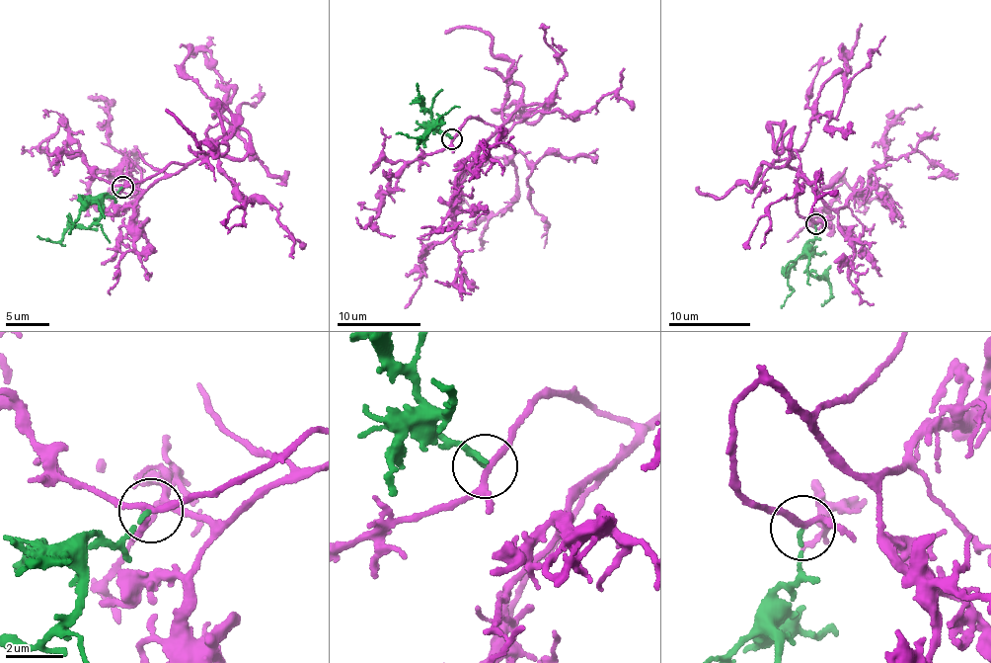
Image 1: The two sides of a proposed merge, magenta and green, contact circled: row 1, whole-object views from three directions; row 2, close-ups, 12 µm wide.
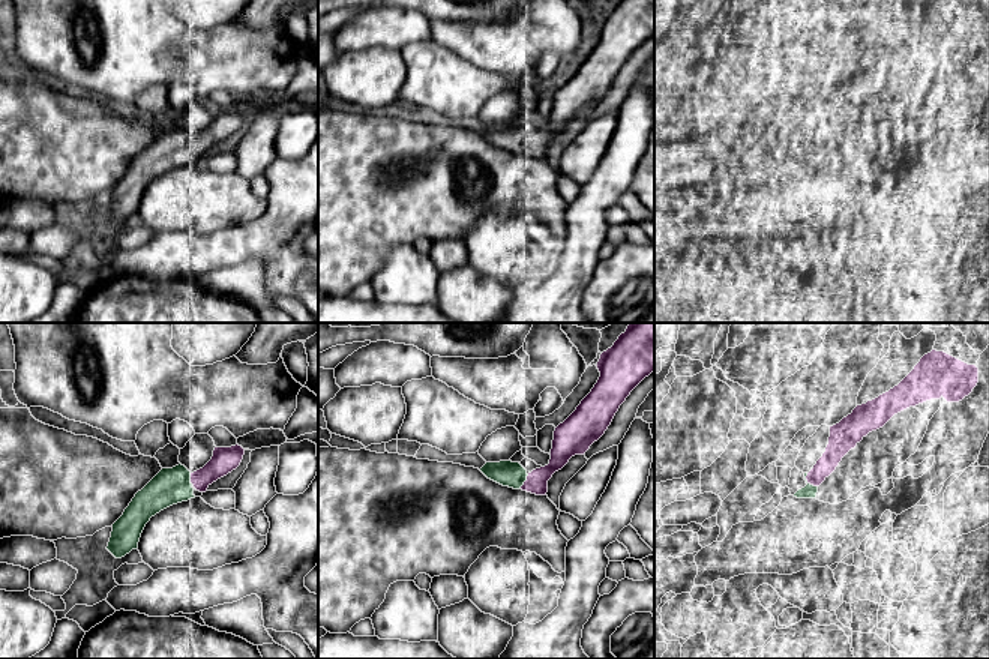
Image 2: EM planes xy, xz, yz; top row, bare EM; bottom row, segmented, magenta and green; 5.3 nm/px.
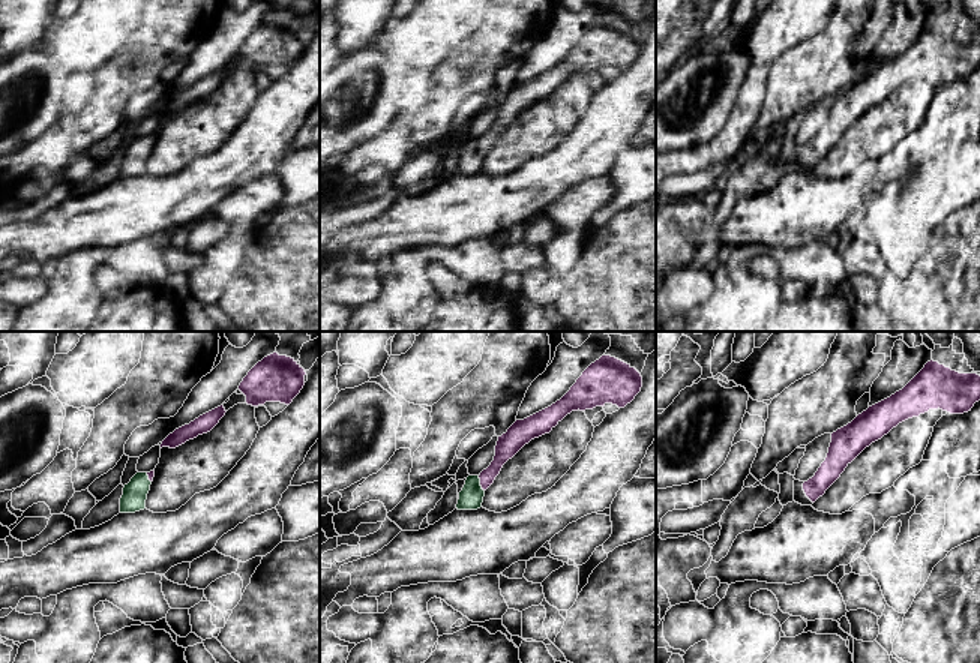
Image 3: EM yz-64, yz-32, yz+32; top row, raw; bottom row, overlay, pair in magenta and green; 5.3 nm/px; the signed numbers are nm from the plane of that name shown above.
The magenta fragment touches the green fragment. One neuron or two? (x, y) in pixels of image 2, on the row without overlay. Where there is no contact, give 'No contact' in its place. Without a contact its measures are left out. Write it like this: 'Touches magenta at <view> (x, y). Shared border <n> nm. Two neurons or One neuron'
Touches magenta at yz (809, 146). Shared border 100 nm. One neuron

